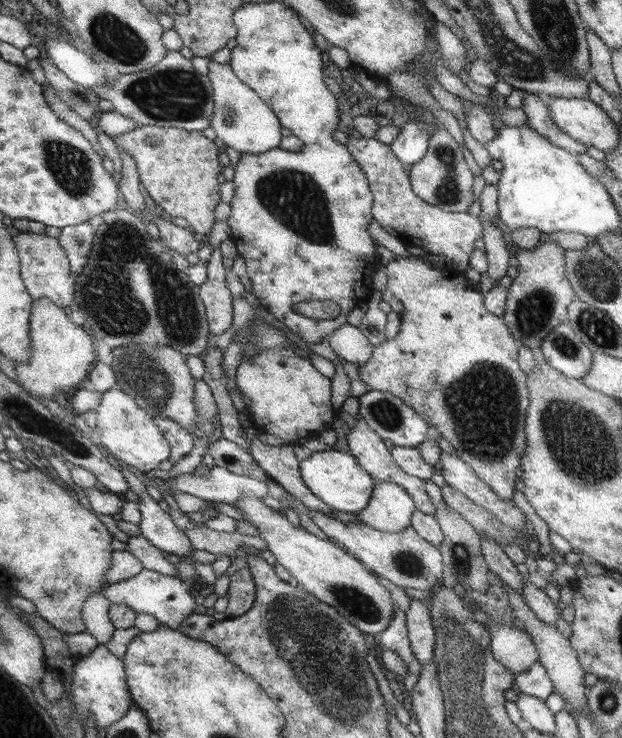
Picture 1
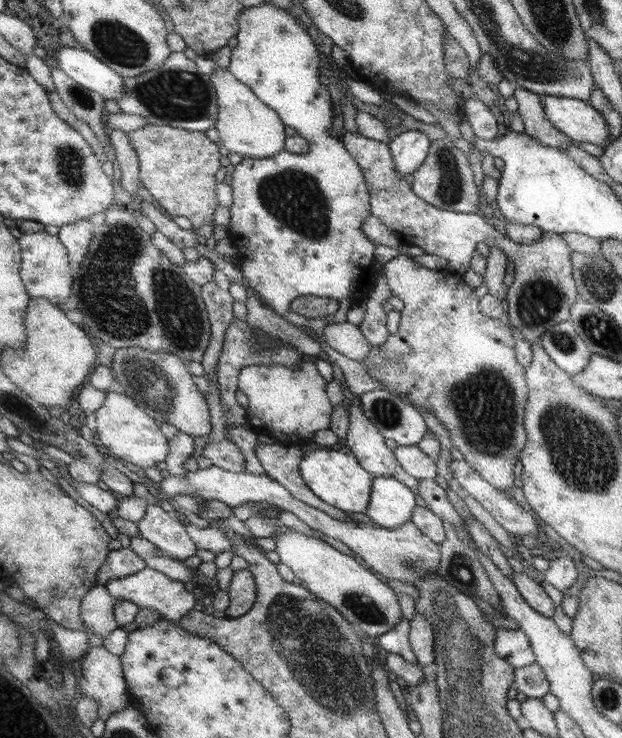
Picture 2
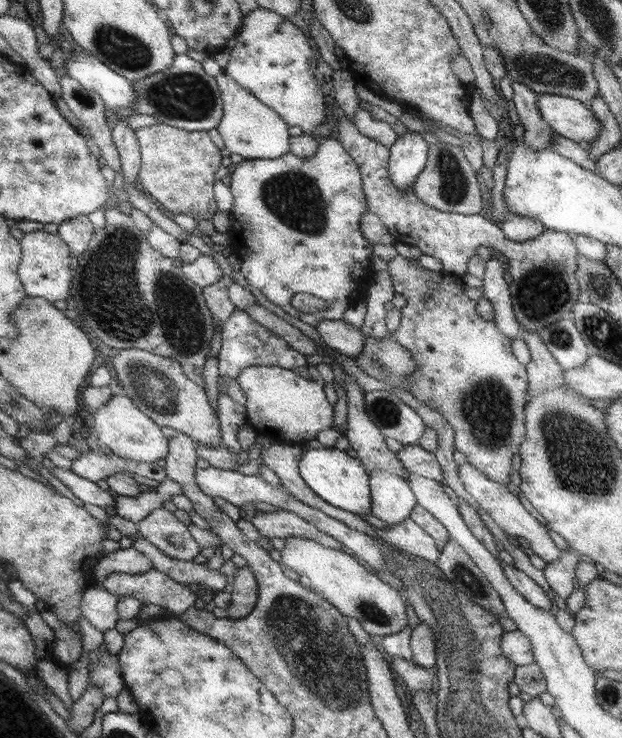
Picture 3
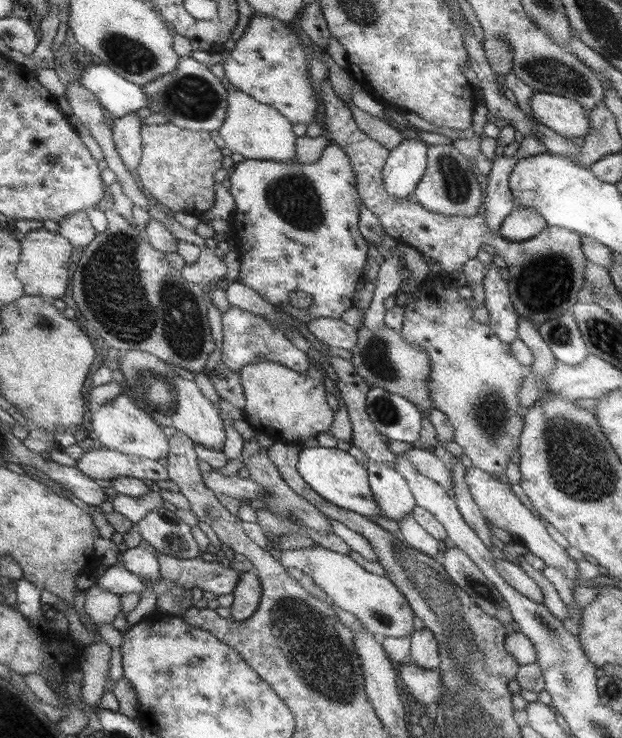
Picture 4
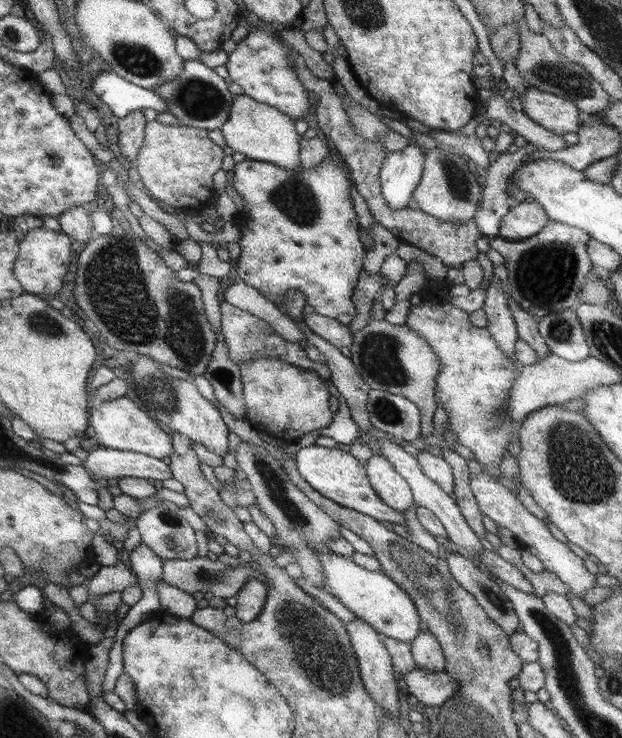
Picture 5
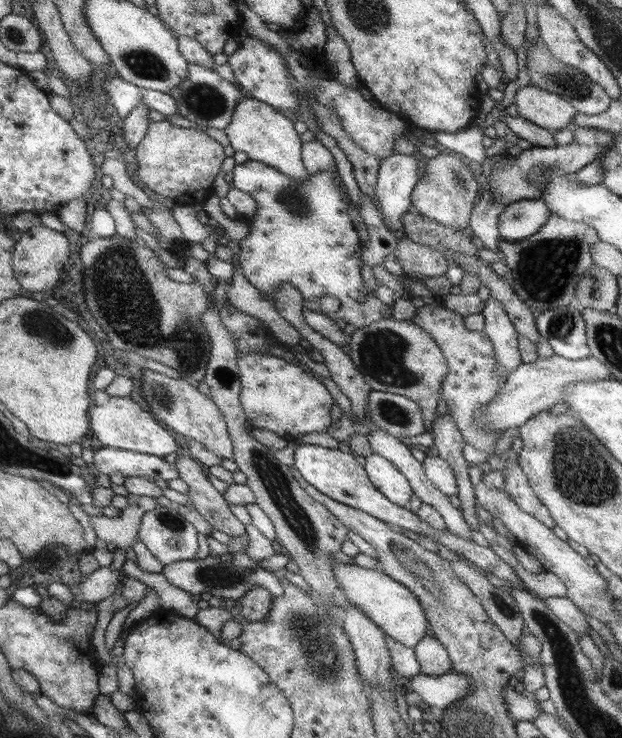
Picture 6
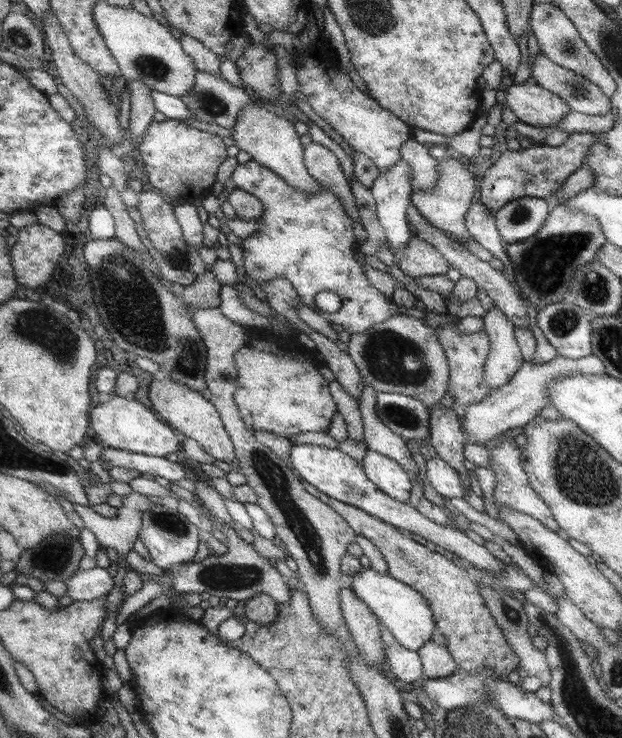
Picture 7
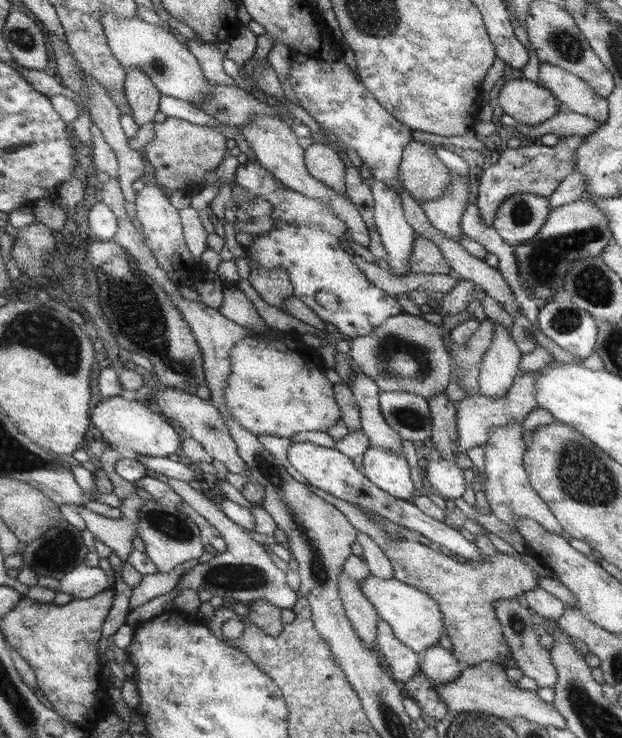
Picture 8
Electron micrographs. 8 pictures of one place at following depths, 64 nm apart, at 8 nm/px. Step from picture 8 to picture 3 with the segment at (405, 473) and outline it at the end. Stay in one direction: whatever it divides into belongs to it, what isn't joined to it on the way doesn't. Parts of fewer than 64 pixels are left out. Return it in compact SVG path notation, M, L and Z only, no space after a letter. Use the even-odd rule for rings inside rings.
M380 470L369 471L371 512L385 524L395 525L410 518L415 506L413 490L407 480Z

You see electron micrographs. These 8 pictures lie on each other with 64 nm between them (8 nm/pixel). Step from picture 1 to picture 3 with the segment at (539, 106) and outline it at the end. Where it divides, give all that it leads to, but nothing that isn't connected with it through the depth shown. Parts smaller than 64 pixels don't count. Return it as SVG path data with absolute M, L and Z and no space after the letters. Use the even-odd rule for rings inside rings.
M511 80L512 103L518 121L524 128L522 142L532 149L544 149L552 145L554 130L541 118L536 100L537 95L524 84Z

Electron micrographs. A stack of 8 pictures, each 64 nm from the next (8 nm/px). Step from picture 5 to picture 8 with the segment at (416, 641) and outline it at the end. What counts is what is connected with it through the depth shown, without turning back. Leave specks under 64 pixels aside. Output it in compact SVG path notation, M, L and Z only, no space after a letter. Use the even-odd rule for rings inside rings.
M437 645L428 646L422 650L420 672L433 685L442 685L454 678L465 668L451 652Z

